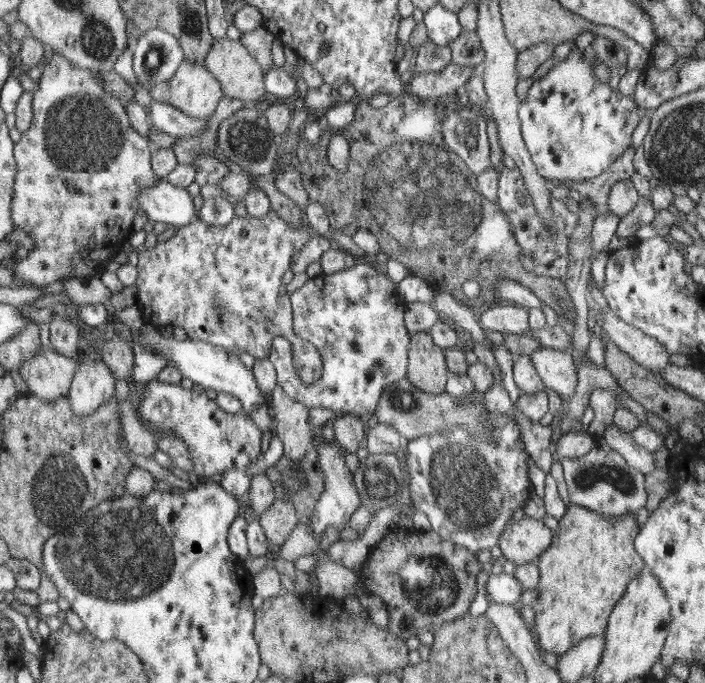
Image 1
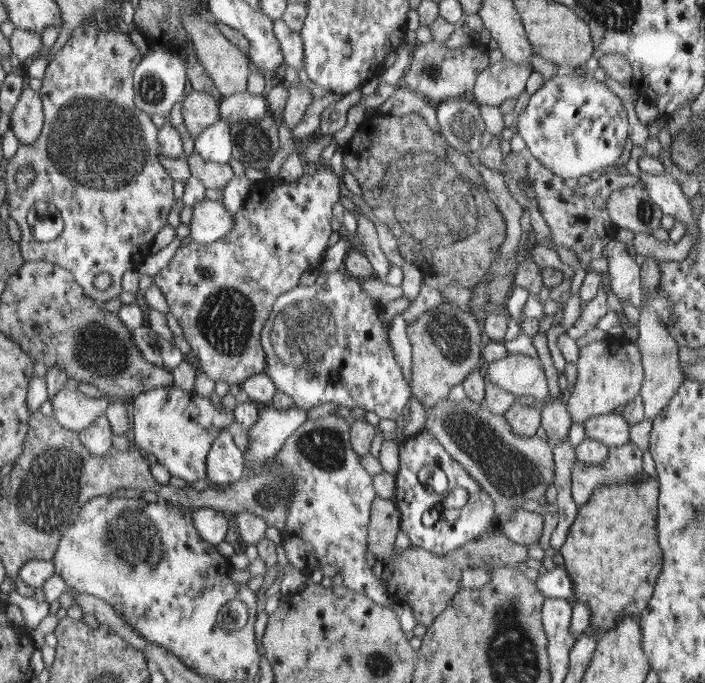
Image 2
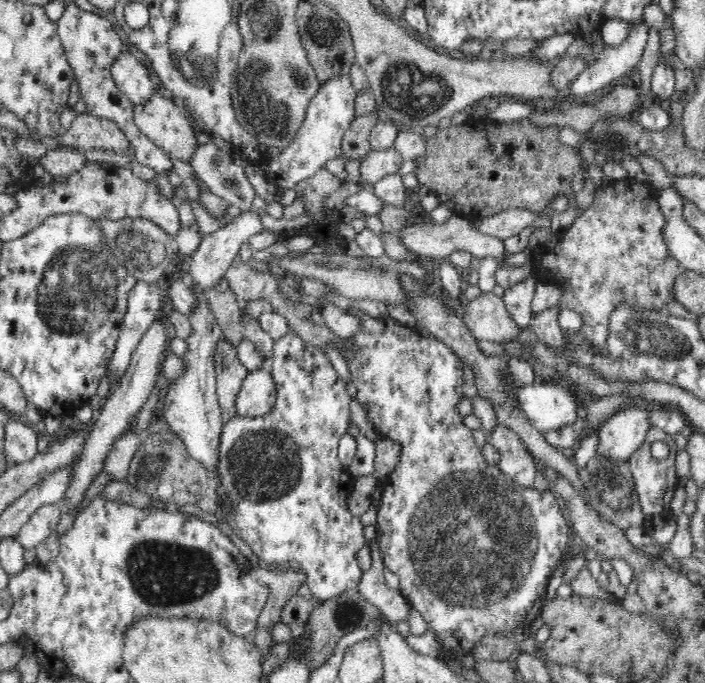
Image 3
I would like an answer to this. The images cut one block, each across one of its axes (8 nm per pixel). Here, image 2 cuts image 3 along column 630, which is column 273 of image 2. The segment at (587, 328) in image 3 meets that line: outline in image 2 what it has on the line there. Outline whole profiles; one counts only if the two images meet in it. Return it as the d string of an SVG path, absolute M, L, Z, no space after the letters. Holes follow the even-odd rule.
M320 163L316 166L316 170L307 172L302 178L298 178L296 181L290 181L283 184L273 182L272 179L263 179L261 181L252 183L252 187L249 190L249 195L245 200L244 206L234 213L235 228L225 238L221 238L216 242L210 244L200 244L198 242L191 241L188 245L181 245L176 251L175 255L170 259L168 265L162 268L154 277L154 285L160 288L164 297L167 298L167 304L170 308L174 318L178 321L178 324L182 328L184 334L184 340L191 346L202 372L208 376L208 378L214 380L214 382L227 382L230 384L241 385L246 379L250 379L252 376L260 375L264 368L267 368L267 356L264 356L264 350L260 346L260 330L267 325L267 321L271 317L273 308L275 307L276 300L281 295L287 294L292 289L298 287L300 282L300 276L310 270L310 268L316 268L324 256L324 252L328 250L328 238L334 232L333 228L330 228L330 218L332 218L332 208L334 204L340 200L342 194L342 188L340 188L340 179L332 171L330 165Z

